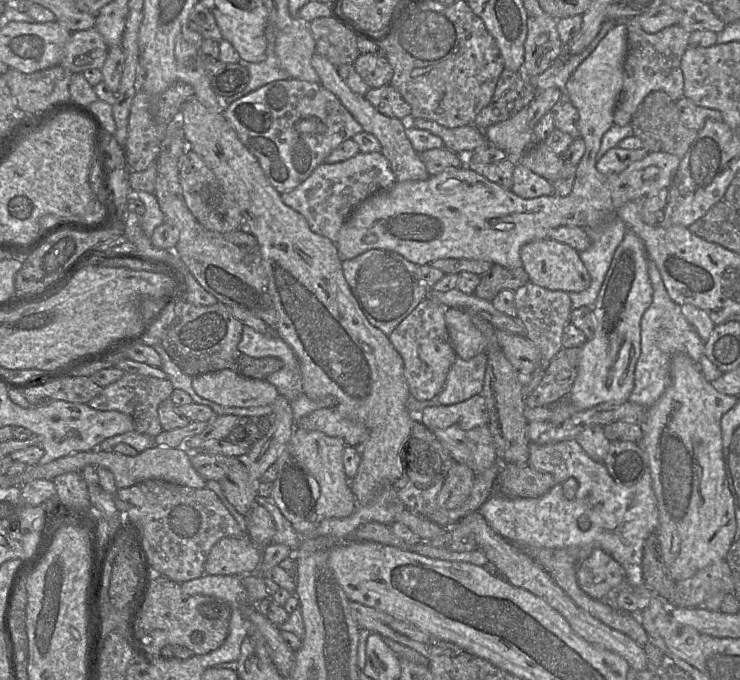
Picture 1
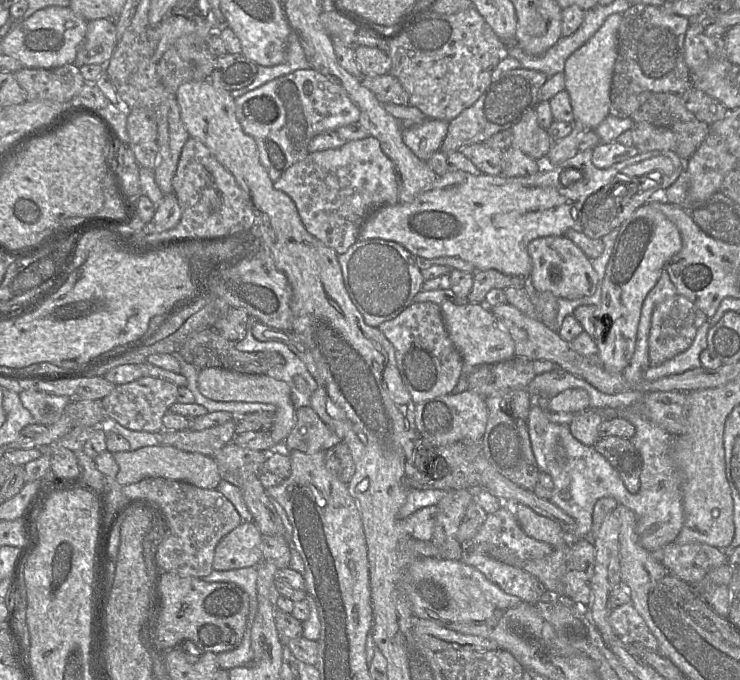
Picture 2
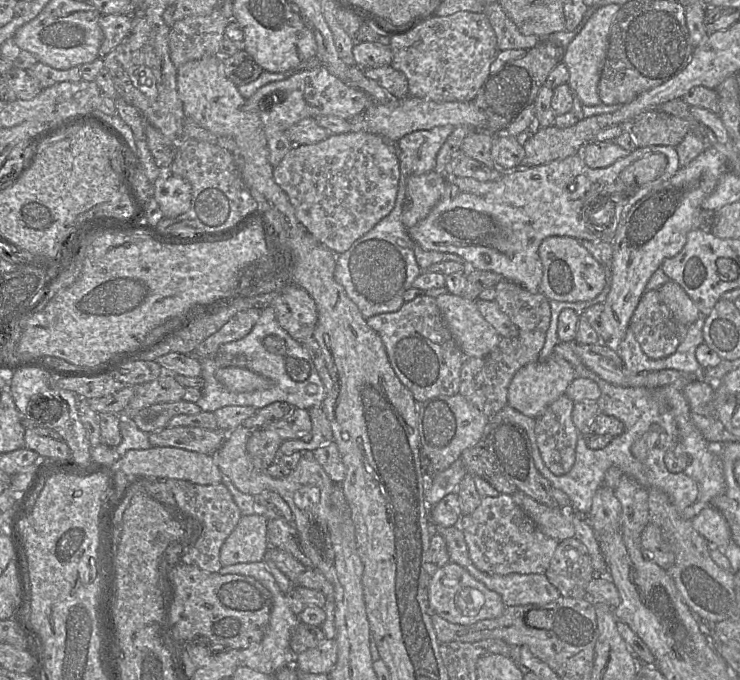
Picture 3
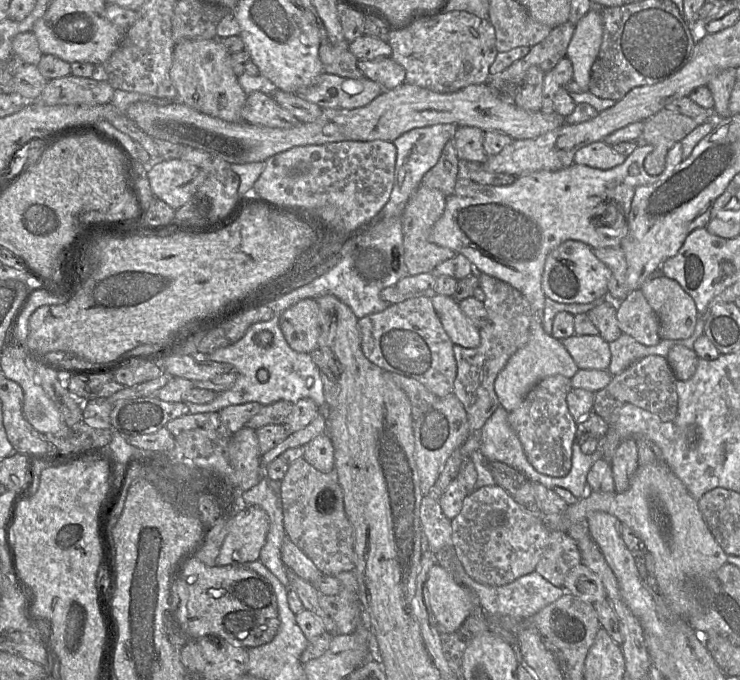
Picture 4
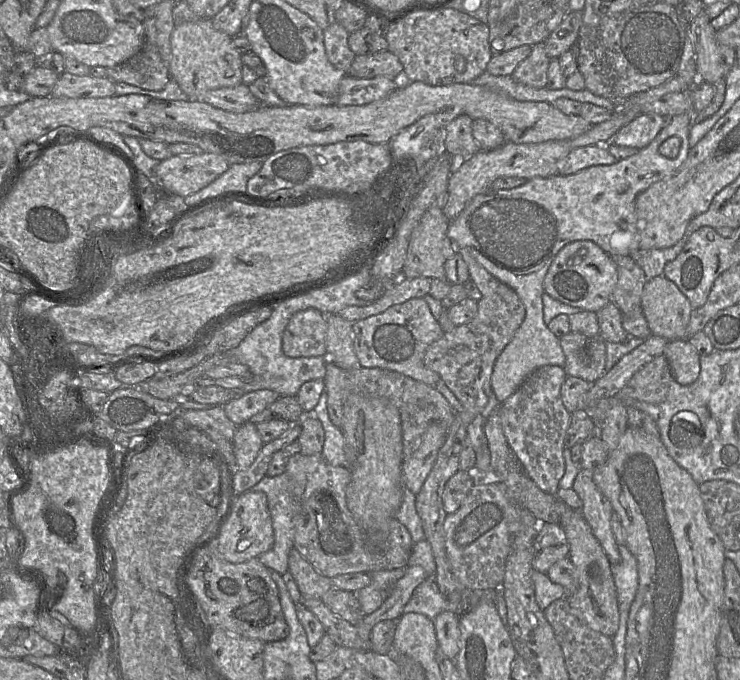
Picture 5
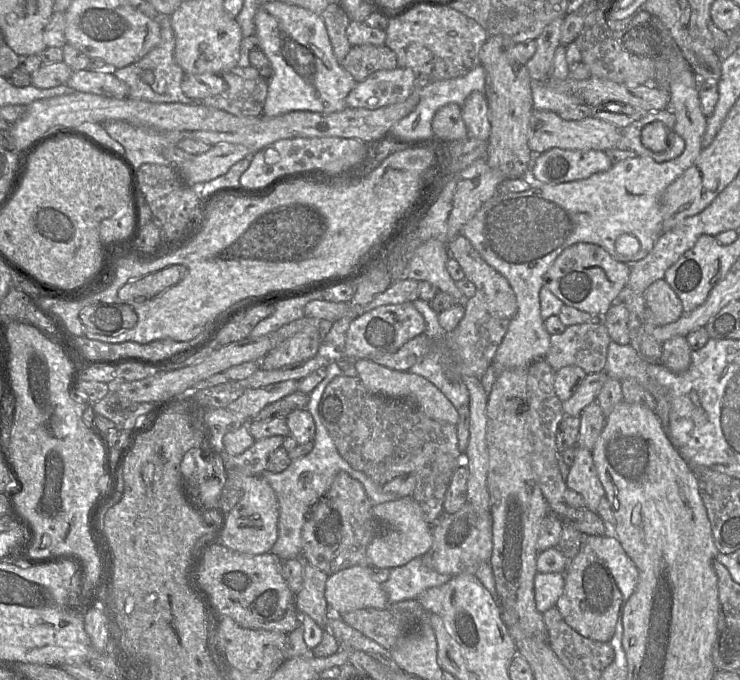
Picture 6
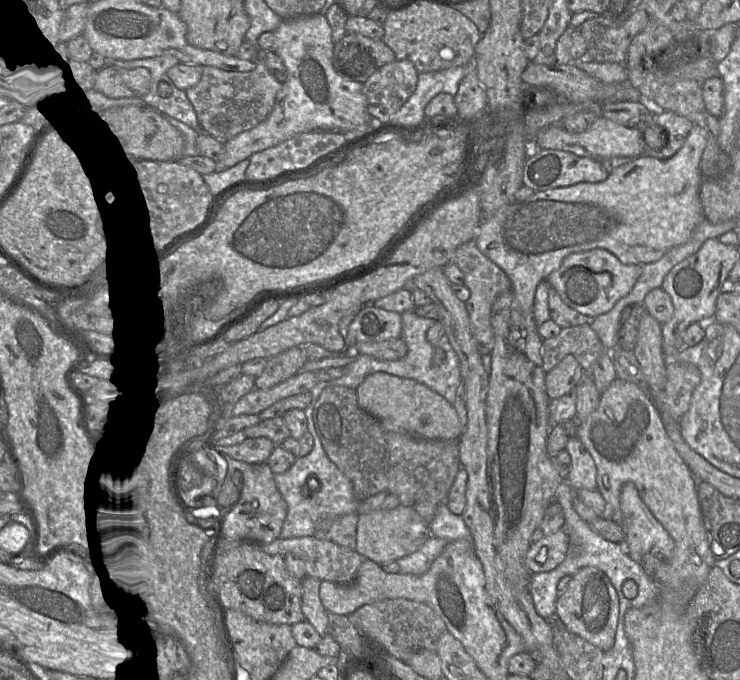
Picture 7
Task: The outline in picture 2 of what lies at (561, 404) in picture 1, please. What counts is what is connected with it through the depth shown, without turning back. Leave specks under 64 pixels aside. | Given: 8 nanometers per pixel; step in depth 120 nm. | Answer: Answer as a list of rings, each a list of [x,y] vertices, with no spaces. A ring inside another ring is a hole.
[[[646,203],[640,206],[621,225],[602,283],[601,301],[595,317],[604,318],[607,336],[594,339],[603,367],[614,373],[623,373],[636,345],[637,330],[643,302],[656,285],[666,262],[682,248],[682,237],[660,210]]]

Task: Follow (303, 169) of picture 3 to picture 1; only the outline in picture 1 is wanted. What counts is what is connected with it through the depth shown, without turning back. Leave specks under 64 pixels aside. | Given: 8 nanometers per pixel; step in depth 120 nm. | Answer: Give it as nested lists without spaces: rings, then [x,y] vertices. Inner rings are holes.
[[[359,152],[337,163],[320,164],[297,188],[282,193],[283,202],[304,216],[311,230],[336,244],[338,234],[353,210],[365,199],[396,182],[388,159],[382,152]]]

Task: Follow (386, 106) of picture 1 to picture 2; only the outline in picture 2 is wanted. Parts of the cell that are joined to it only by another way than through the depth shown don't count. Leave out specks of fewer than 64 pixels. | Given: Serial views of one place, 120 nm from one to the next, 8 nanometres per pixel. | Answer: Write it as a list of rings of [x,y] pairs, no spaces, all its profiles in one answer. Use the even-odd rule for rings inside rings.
[[[392,74],[363,75],[363,86],[372,91],[379,102],[408,106],[410,98],[400,81]]]

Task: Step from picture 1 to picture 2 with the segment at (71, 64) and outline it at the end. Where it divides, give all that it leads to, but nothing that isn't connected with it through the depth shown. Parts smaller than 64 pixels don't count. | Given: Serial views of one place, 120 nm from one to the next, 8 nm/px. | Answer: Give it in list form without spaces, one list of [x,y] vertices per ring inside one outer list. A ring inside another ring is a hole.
[[[111,18],[89,21],[74,64],[81,67],[107,63],[117,45],[116,33],[116,21]]]

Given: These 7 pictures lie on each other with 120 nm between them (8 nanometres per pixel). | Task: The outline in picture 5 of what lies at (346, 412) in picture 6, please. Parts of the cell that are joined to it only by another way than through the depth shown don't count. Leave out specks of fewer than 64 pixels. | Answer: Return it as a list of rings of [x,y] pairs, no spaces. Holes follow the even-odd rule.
[[[328,358],[324,383],[327,393],[329,418],[332,423],[340,429],[343,425],[344,405],[348,397],[353,394],[385,400],[394,405],[399,410],[401,417],[404,461],[408,460],[418,449],[423,434],[432,423],[451,426],[456,416],[456,412],[450,406],[446,398],[433,386],[429,386],[398,372],[381,368],[364,367],[342,369]]]

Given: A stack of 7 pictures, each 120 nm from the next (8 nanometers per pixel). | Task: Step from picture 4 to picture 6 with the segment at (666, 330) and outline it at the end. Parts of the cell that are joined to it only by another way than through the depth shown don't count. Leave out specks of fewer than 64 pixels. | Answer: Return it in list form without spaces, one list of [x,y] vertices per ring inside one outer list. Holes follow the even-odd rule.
[[[664,278],[653,282],[644,298],[657,326],[675,322],[684,314],[681,300]]]

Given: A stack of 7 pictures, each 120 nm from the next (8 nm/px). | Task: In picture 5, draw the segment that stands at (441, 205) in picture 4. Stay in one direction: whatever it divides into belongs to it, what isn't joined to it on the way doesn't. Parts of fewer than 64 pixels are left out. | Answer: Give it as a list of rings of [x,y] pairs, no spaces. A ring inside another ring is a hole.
[[[431,208],[423,214],[411,234],[406,259],[402,268],[402,277],[425,277],[446,280],[444,265],[458,251],[447,234],[449,223],[450,220],[440,208]]]

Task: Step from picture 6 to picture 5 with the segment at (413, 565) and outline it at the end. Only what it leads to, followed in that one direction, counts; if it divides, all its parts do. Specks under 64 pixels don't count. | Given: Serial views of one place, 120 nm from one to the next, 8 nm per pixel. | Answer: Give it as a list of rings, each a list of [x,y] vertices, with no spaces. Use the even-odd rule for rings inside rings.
[[[407,567],[371,573],[371,583],[357,591],[357,599],[364,615],[373,613],[382,605],[392,586],[405,575],[406,571]],[[434,576],[427,578],[416,587],[403,609],[403,613],[420,613],[433,621],[443,611],[448,611],[448,601],[439,591]]]

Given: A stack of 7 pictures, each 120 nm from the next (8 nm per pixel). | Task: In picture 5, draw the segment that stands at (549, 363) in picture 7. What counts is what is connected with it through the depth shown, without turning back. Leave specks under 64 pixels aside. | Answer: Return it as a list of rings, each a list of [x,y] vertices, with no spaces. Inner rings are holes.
[[[570,331],[559,340],[565,355],[563,369],[567,376],[593,383],[606,372],[607,342],[600,337],[588,338],[584,334]]]

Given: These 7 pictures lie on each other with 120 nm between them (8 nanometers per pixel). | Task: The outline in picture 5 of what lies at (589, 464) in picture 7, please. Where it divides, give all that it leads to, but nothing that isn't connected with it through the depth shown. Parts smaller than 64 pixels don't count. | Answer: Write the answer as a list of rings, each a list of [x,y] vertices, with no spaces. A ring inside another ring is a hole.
[[[581,468],[574,480],[573,490],[582,500],[581,514],[591,527],[609,562],[617,564],[621,561],[621,555],[611,528],[614,510],[611,502],[596,486],[593,473],[592,470]]]

